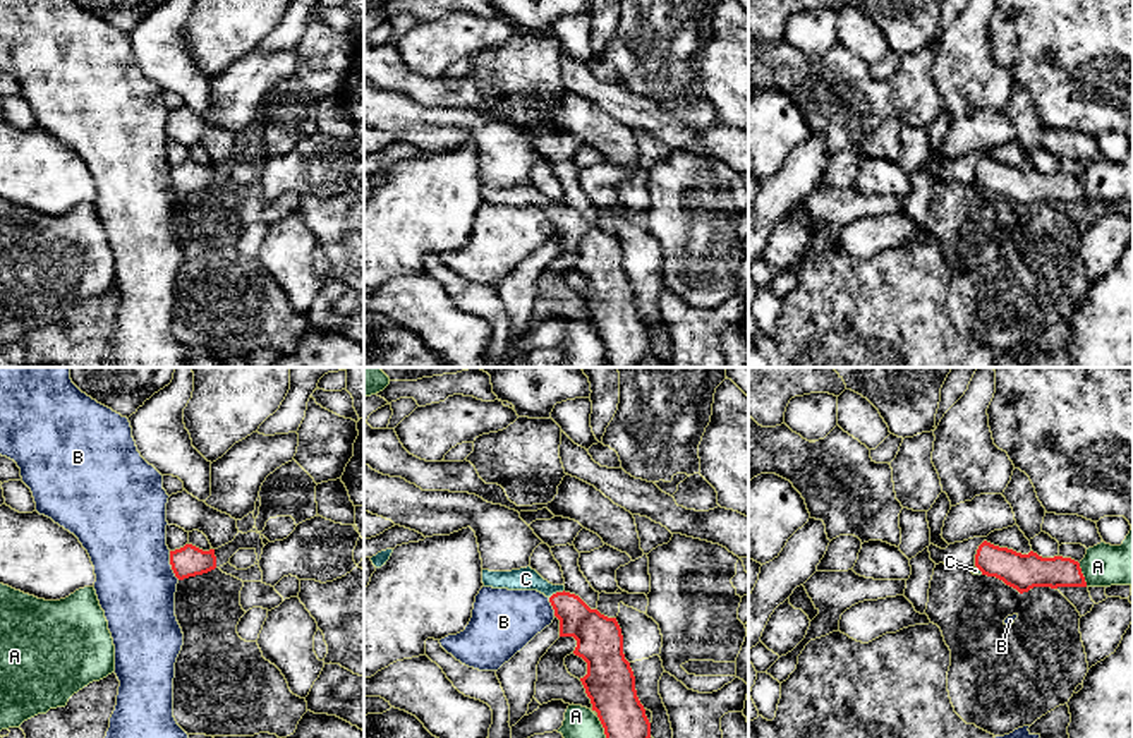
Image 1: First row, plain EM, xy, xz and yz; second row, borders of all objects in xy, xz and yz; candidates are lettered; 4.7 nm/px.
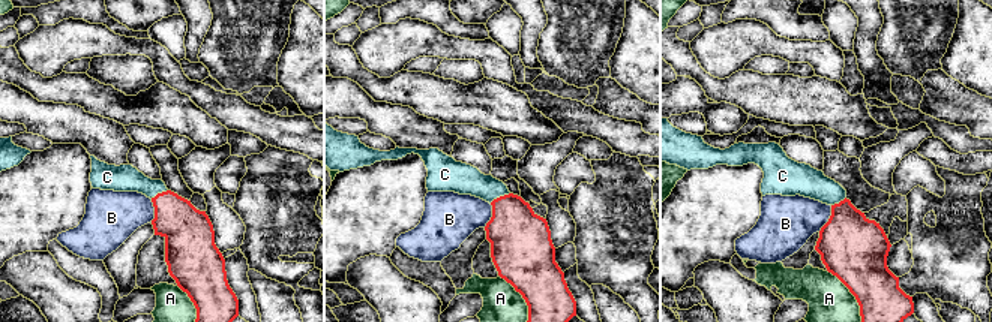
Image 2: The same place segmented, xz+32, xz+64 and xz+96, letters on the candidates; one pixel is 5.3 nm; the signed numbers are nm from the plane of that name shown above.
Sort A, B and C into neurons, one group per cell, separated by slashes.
A / B / C

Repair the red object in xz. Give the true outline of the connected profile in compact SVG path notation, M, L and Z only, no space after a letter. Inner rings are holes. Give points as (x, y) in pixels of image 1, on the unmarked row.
M530 182L482 185L482 199L493 204L537 206L549 215L560 235L560 252L573 252L573 269L587 278L587 290L580 297L604 343L608 367L640 367L651 354L651 338L637 312L616 233L591 225L579 211L566 208L565 201L549 199Z

